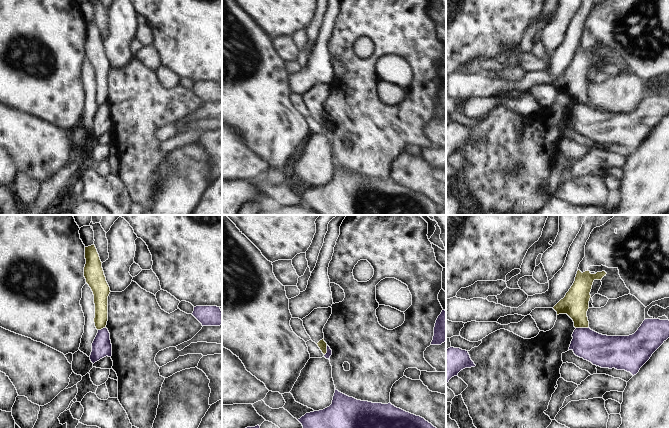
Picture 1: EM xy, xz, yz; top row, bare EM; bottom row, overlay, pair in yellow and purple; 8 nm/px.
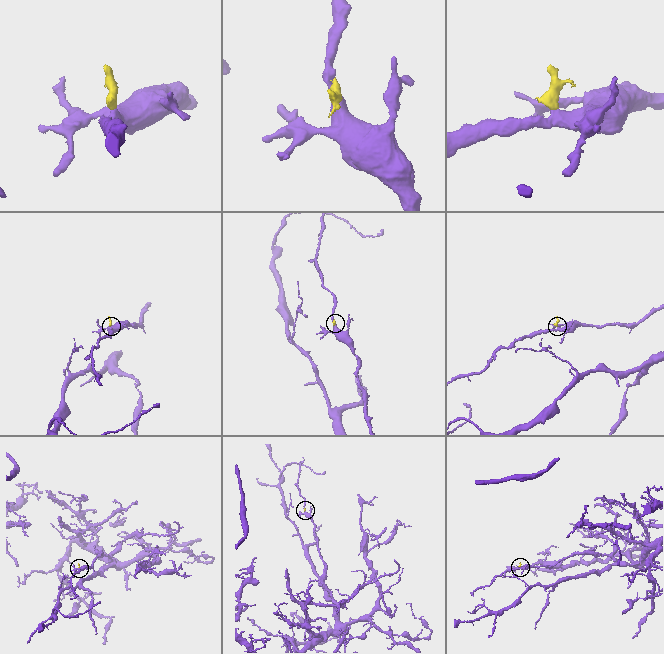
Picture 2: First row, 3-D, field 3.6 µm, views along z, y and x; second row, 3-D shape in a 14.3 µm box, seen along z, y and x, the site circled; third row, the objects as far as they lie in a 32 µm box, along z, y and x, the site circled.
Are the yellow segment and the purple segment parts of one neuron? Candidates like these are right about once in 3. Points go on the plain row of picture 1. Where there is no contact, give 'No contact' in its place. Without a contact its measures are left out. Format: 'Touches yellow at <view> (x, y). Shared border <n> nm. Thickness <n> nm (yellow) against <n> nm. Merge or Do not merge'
Touches yellow at yz (582, 103). Shared border 110 nm. Thickness 220 nm (yellow) against 260 nm. Do not merge.

